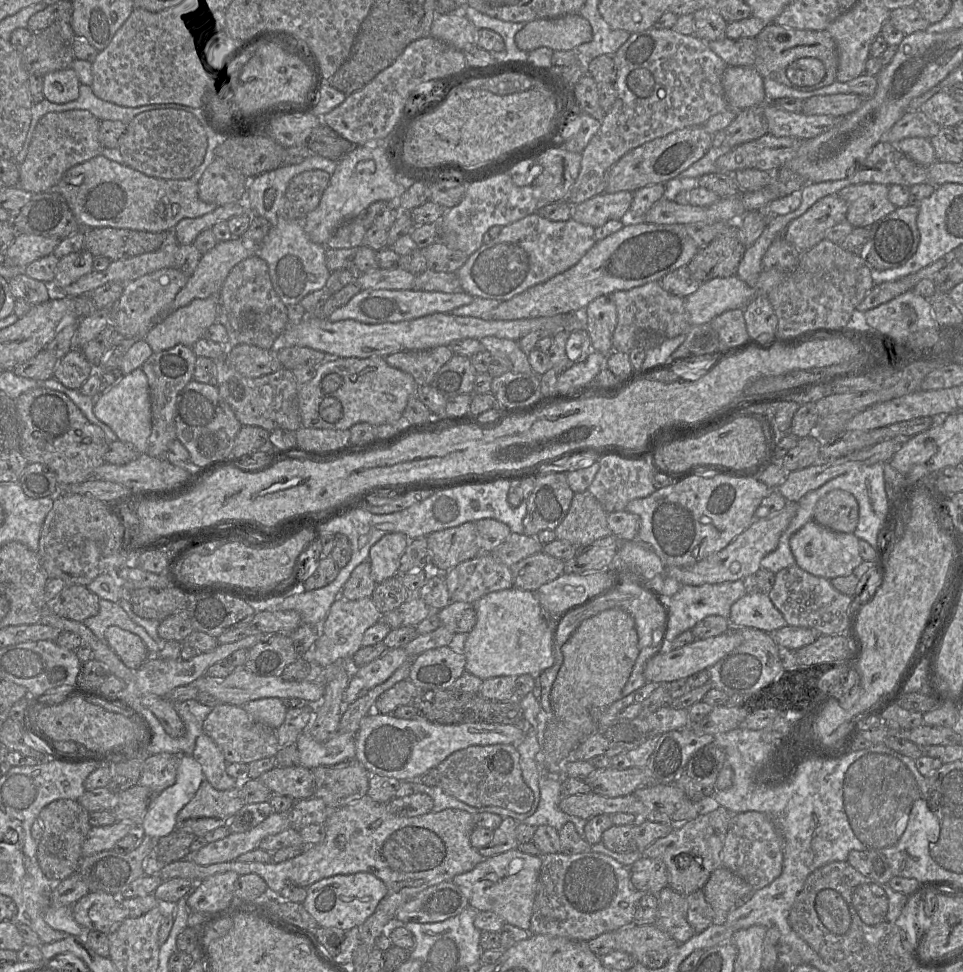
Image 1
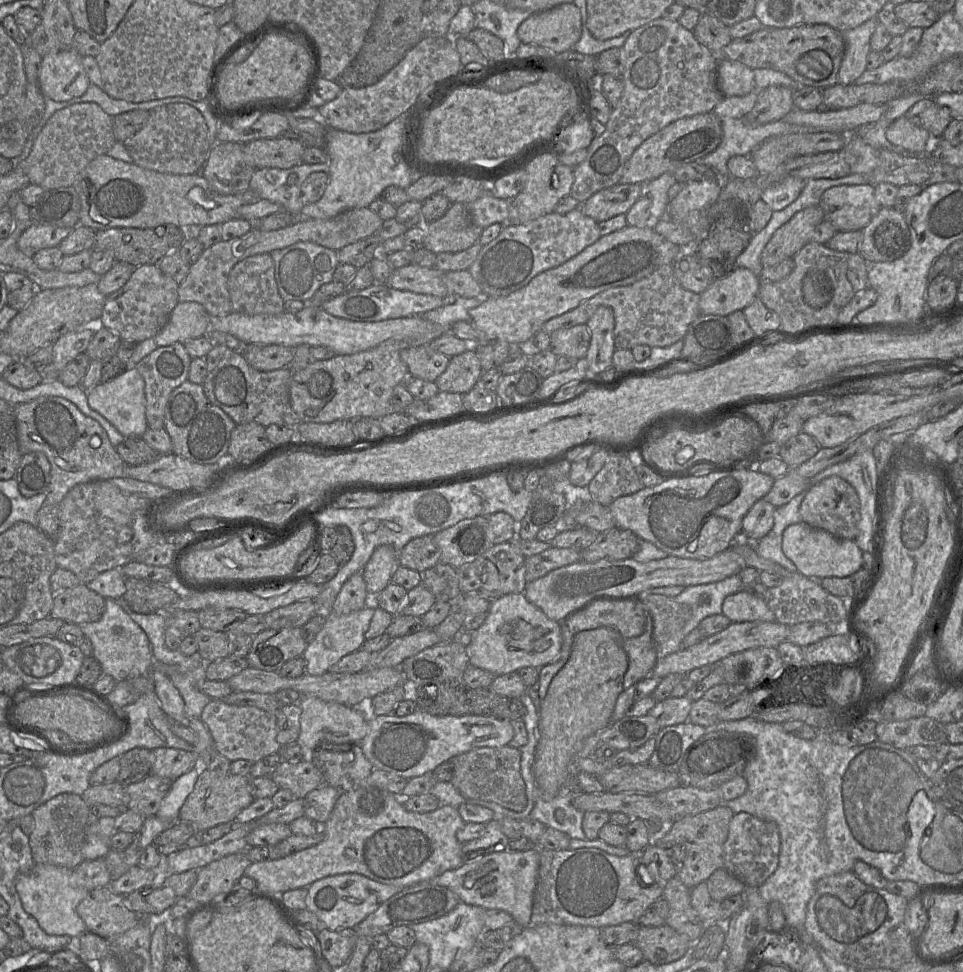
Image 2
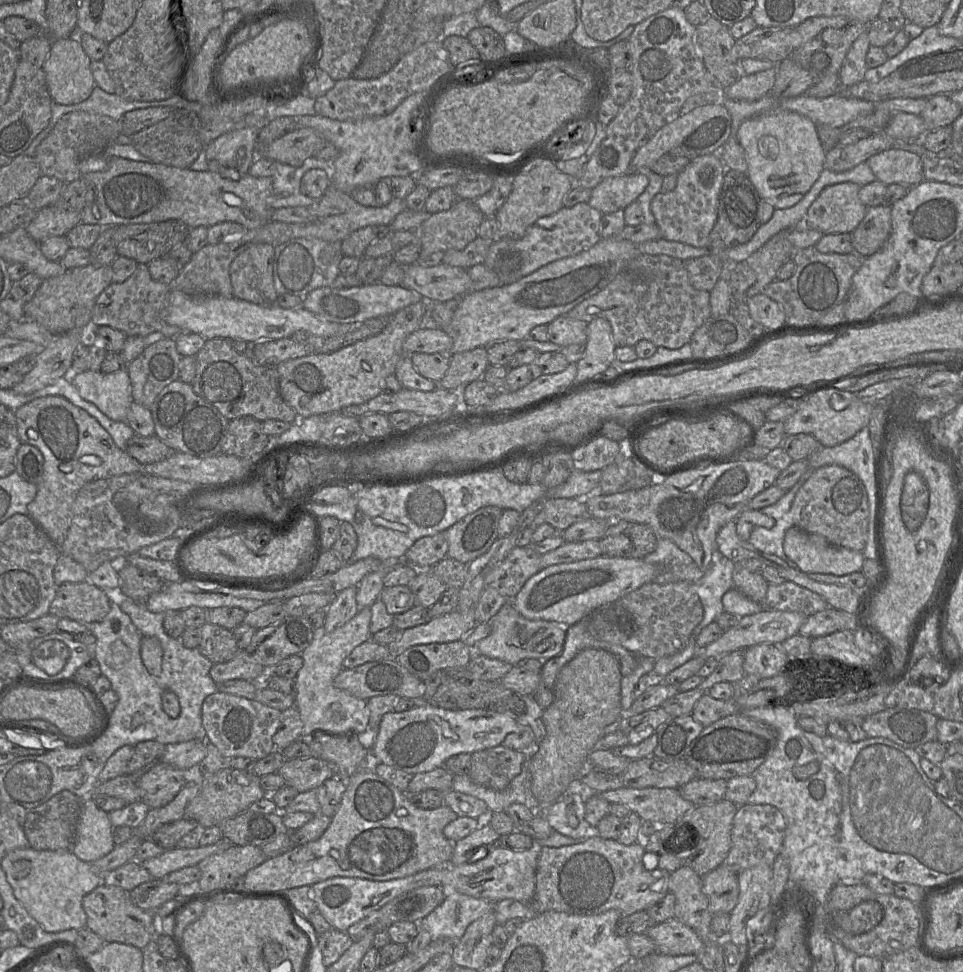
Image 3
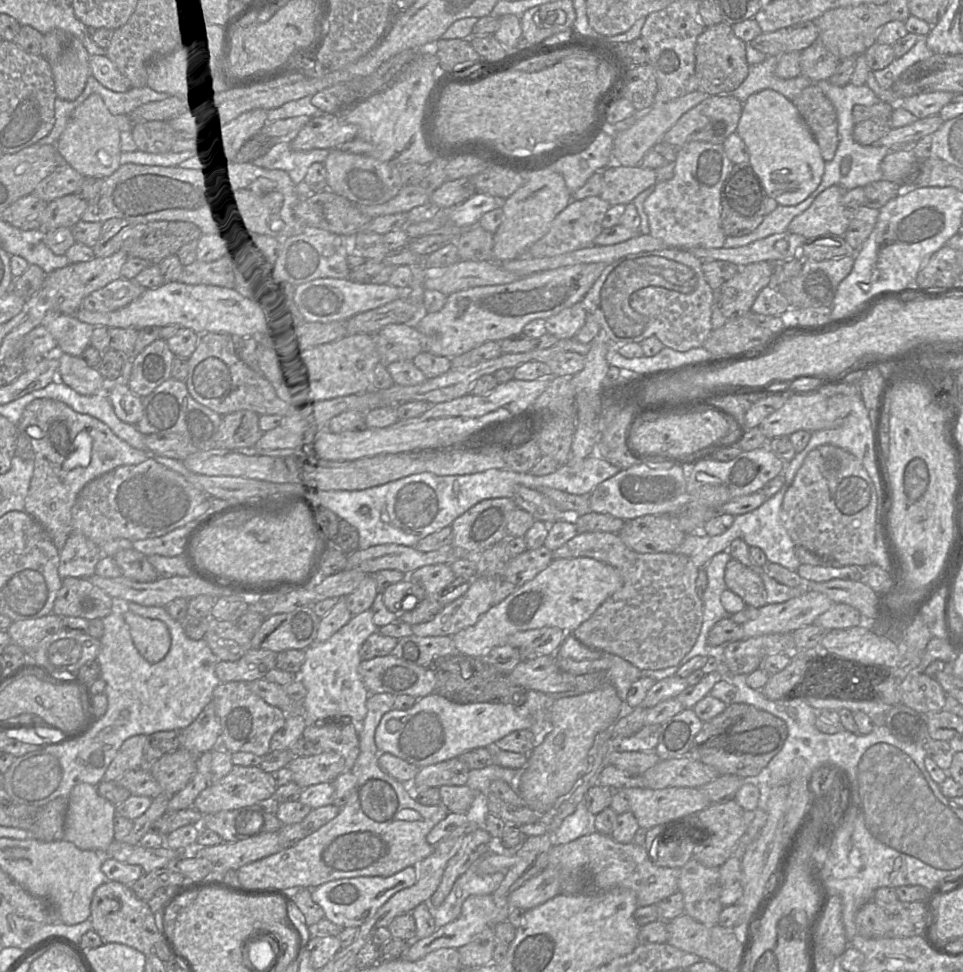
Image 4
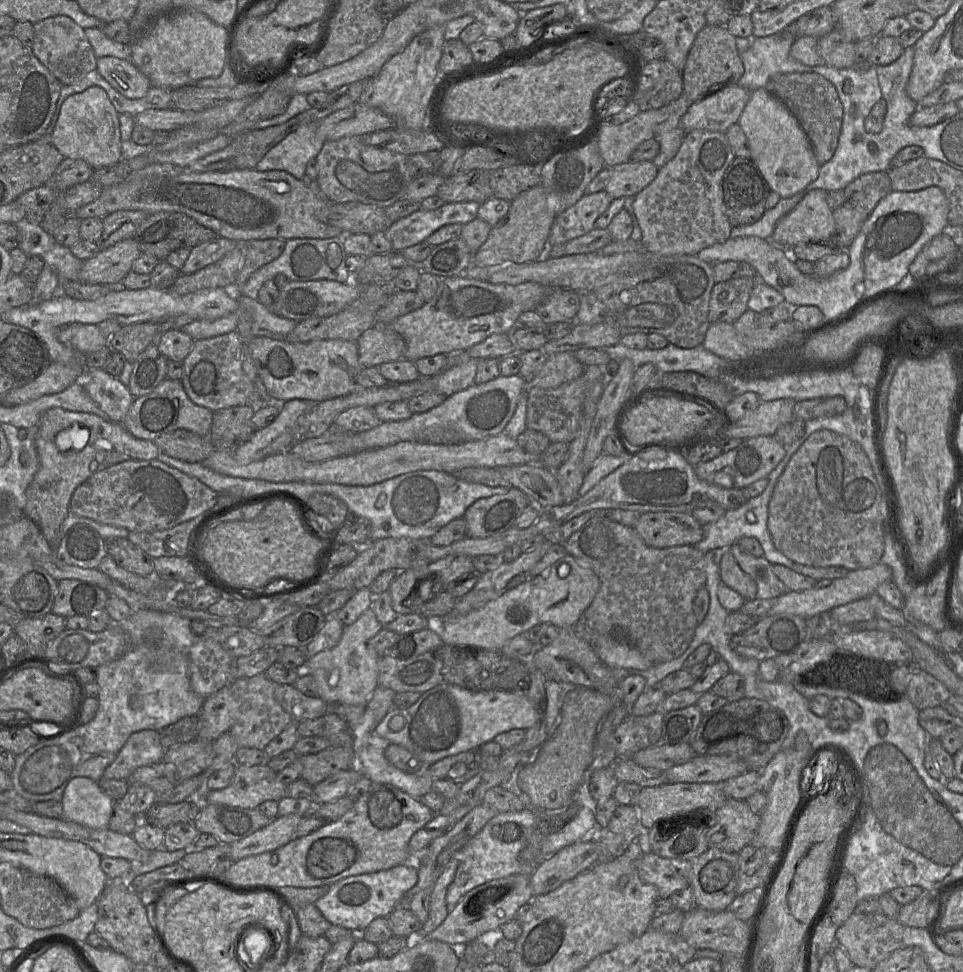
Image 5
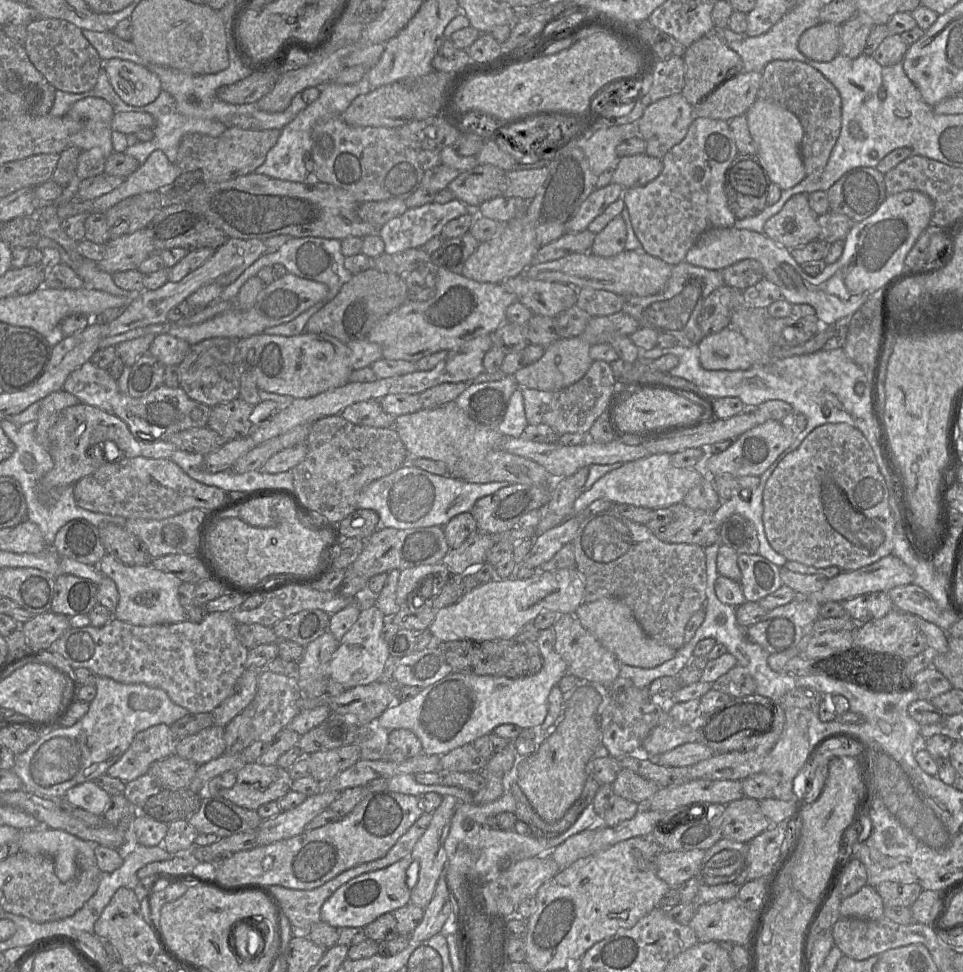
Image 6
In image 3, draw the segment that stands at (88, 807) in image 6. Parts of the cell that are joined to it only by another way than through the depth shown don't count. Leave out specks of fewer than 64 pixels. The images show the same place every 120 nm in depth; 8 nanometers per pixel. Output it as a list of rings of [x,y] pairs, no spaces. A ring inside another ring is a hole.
[[[91,796],[83,799],[73,853],[82,861],[93,863],[115,847],[109,813],[97,807]]]

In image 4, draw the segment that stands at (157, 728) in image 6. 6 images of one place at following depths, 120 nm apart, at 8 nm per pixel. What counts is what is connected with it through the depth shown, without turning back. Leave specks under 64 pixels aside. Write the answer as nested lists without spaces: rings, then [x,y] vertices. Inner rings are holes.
[[[135,735],[126,739],[108,766],[103,781],[113,782],[129,770],[147,767],[144,764],[144,747],[149,735]]]

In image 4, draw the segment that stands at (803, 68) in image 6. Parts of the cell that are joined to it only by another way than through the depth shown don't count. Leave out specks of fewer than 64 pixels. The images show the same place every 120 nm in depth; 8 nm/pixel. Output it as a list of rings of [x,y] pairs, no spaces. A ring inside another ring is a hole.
[[[814,83],[792,99],[812,132],[825,162],[831,161],[838,147],[837,112],[832,101]]]

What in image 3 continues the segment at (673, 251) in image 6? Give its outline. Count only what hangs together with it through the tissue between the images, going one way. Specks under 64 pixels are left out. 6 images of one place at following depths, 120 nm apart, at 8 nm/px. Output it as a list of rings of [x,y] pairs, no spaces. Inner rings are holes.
[[[718,153],[695,157],[678,174],[673,191],[661,191],[655,195],[650,207],[662,238],[697,248],[709,248],[709,235],[718,217],[719,196],[726,170]]]

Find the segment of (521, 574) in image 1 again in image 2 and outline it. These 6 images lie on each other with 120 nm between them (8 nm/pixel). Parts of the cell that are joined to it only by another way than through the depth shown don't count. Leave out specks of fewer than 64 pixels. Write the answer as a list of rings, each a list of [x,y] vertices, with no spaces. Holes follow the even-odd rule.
[[[550,547],[549,549],[526,557],[526,580],[532,582],[552,570],[581,561],[581,552],[572,548]]]

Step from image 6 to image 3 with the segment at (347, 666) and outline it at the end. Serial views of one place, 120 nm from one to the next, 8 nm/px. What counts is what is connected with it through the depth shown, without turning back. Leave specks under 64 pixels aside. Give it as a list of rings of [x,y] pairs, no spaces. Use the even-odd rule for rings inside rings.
[[[370,607],[359,608],[357,614],[343,626],[331,632],[319,631],[310,645],[301,653],[303,666],[299,670],[295,681],[295,707],[300,713],[303,722],[301,738],[309,743],[309,734],[316,737],[325,734],[327,730],[335,734],[347,731],[358,734],[368,733],[369,713],[366,700],[359,699],[345,690],[334,685],[334,679],[343,670],[343,661],[360,644],[371,639]]]

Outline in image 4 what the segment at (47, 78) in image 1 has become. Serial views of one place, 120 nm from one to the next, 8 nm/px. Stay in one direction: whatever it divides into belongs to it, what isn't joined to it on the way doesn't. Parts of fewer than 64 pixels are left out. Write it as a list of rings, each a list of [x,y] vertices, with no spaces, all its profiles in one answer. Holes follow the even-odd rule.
[[[73,38],[63,53],[49,63],[57,98],[73,101],[80,96],[91,75],[90,54],[85,44]]]

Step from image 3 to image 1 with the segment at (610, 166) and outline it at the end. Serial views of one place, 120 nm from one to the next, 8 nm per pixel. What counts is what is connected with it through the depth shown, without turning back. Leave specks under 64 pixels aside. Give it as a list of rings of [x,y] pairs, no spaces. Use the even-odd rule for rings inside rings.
[[[650,28],[631,34],[614,55],[617,69],[614,83],[617,98],[597,133],[583,150],[578,177],[565,200],[572,206],[604,193],[607,172],[627,152],[675,130],[703,125],[709,118],[728,108],[722,76],[728,65],[695,35],[683,35],[673,29]]]

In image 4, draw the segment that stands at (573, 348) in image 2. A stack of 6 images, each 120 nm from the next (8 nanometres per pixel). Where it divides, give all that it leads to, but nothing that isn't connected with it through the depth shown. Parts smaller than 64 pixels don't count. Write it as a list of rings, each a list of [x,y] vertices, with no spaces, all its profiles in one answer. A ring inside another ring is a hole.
[[[580,302],[565,308],[558,314],[545,320],[547,333],[552,334],[558,340],[571,339],[585,324],[587,312]]]

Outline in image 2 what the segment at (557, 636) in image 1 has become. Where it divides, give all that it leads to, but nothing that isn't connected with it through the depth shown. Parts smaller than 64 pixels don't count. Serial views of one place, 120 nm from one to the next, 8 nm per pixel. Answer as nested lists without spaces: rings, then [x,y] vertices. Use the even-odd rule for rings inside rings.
[[[604,594],[604,596],[593,599],[580,610],[567,615],[566,619],[561,623],[562,647],[558,659],[553,663],[539,668],[538,685],[541,707],[552,679],[569,660],[575,635],[584,630],[611,627],[624,638],[622,646],[629,659],[628,669],[624,676],[624,690],[620,693],[616,701],[611,721],[617,721],[625,717],[627,715],[627,710],[635,702],[635,683],[651,674],[658,660],[657,647],[653,640],[653,622],[650,611],[645,607],[642,600],[634,596],[622,597]]]

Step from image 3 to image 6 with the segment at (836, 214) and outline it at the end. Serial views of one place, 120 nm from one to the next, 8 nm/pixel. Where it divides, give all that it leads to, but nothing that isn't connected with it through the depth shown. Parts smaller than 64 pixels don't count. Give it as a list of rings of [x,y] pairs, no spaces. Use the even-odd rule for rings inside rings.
[[[808,194],[793,195],[777,214],[765,222],[763,234],[788,249],[817,240],[819,215],[810,208]]]

